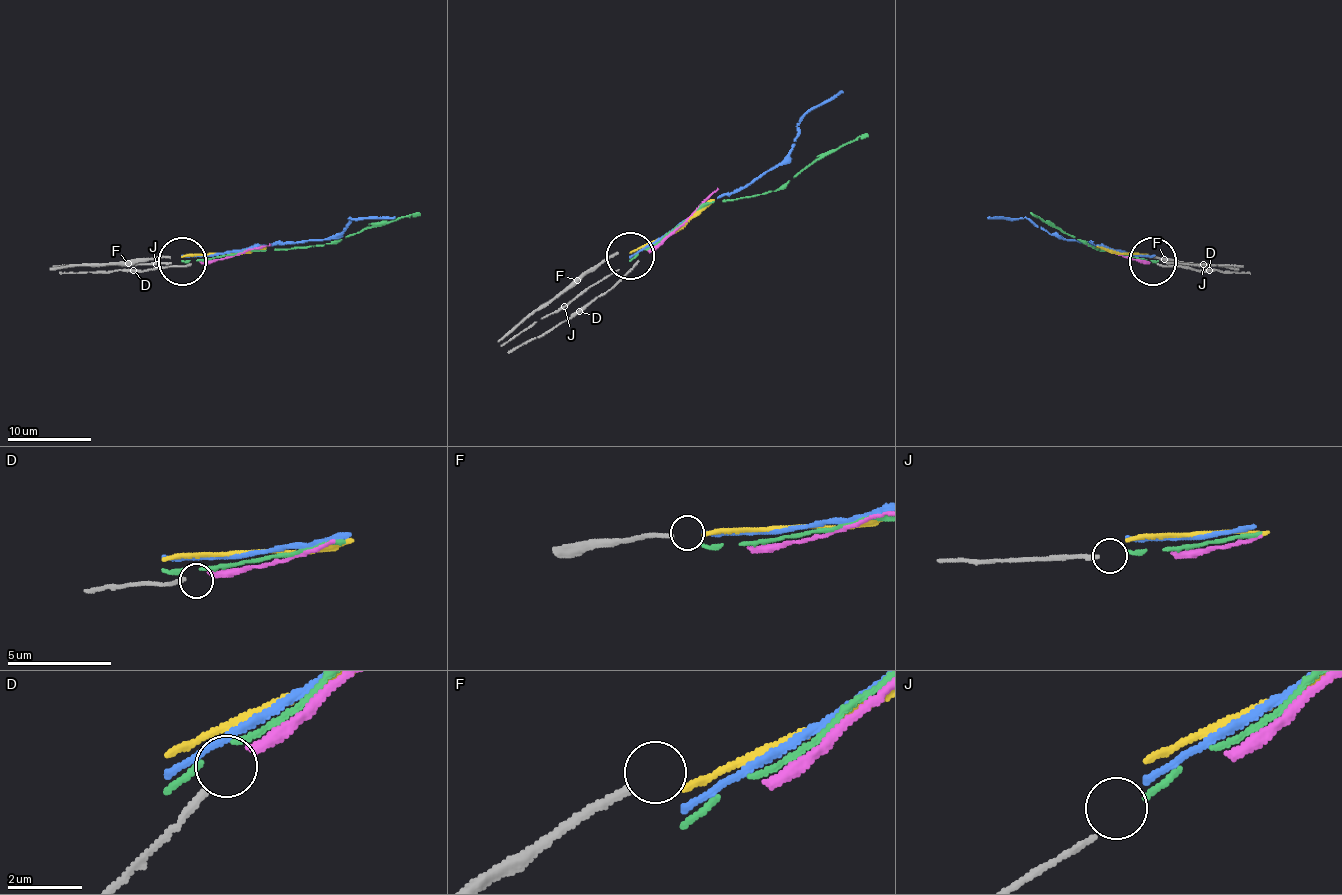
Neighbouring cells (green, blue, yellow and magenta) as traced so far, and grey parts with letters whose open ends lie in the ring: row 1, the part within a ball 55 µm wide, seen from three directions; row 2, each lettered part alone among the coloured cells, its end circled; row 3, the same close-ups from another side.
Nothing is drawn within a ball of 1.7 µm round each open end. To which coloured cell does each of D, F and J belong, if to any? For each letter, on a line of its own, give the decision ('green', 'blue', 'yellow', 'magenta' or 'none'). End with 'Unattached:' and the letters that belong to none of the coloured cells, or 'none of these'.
D: magenta
F: none
J: green
Unattached: F

